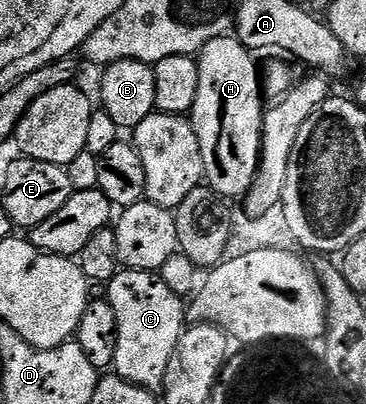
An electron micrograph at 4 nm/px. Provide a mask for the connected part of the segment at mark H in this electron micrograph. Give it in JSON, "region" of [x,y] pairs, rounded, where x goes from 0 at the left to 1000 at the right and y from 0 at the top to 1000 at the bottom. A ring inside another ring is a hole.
{"region":[[[612,89],[571,99],[538,136],[544,158],[544,208],[538,248],[516,285],[522,314],[549,366],[555,399],[555,438],[563,458],[612,493],[661,493],[678,465],[691,455],[697,428],[708,423],[708,379],[719,354],[719,285],[724,280],[724,235],[713,220],[713,173],[691,146],[689,126],[678,124],[650,92]]]}

